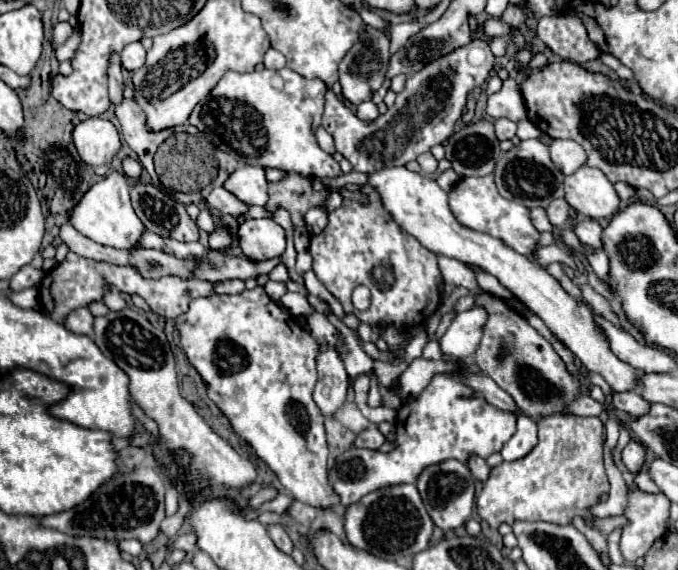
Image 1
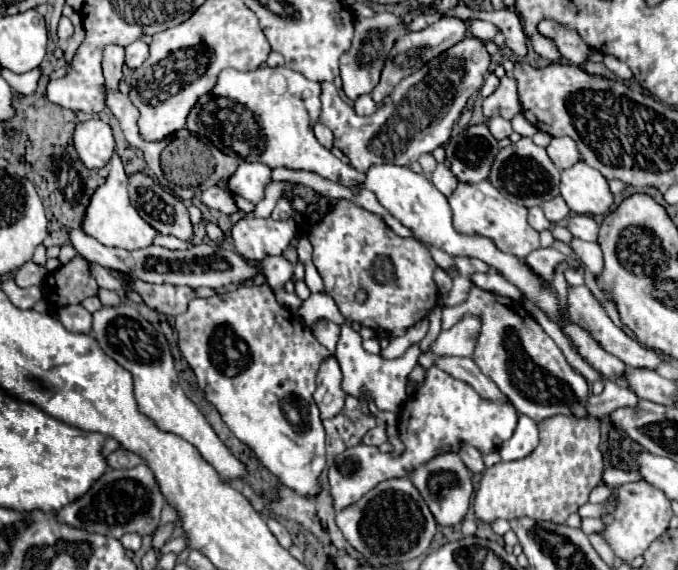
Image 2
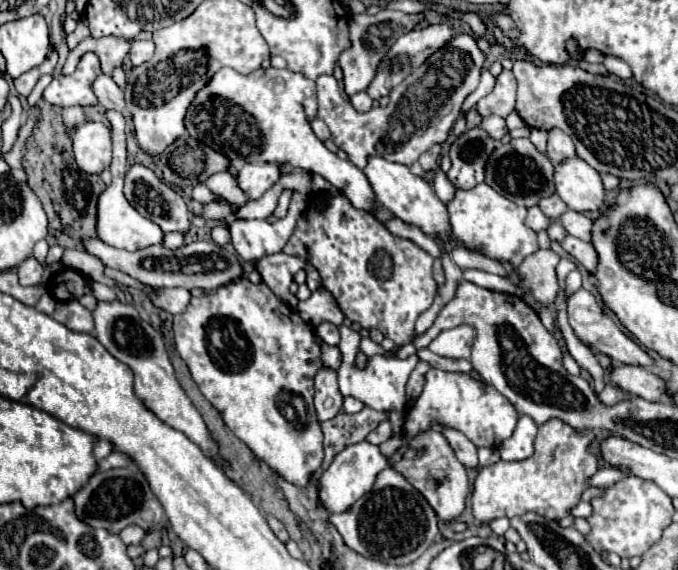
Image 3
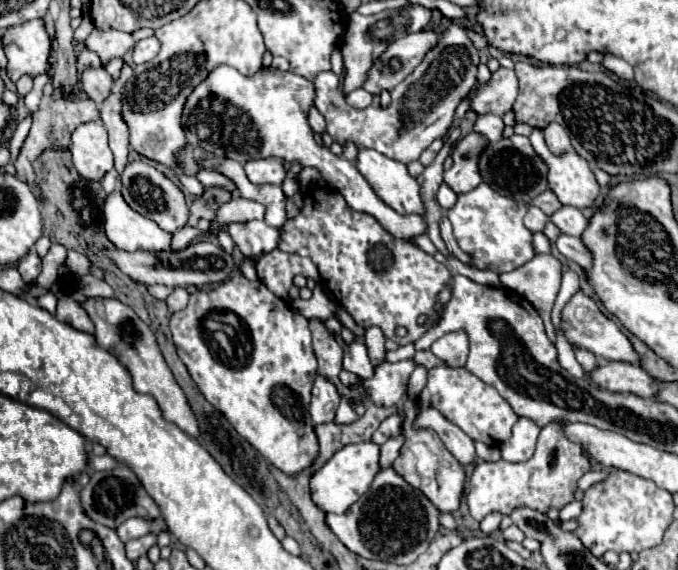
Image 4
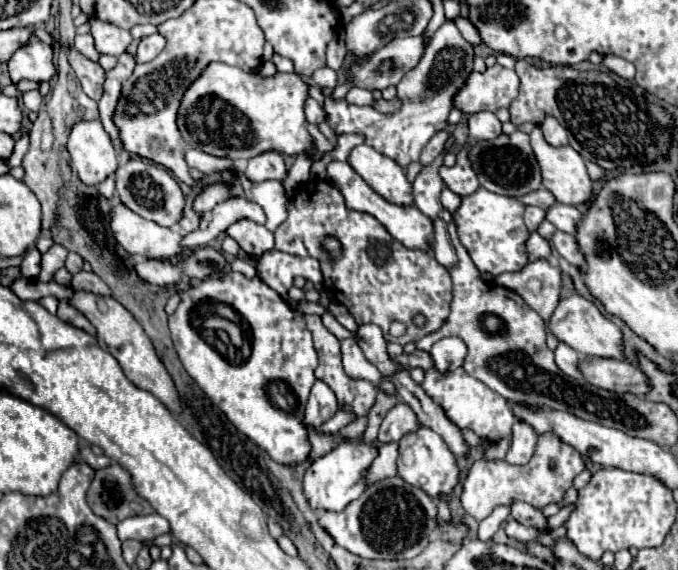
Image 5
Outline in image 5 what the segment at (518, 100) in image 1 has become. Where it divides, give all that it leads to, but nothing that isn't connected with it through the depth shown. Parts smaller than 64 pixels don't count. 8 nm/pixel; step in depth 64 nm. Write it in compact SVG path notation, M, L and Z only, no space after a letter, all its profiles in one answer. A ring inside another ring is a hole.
M494 64L484 74L472 72L464 88L454 96L454 106L462 112L496 112L508 108L518 96L518 76L500 64Z

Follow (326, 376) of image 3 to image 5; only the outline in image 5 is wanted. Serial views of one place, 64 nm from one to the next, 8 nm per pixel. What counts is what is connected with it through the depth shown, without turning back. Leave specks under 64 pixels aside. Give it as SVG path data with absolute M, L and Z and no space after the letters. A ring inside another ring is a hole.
M316 380L304 412L306 426L312 426L312 428L322 426L326 420L330 420L336 414L336 410L338 410L336 394L322 380Z

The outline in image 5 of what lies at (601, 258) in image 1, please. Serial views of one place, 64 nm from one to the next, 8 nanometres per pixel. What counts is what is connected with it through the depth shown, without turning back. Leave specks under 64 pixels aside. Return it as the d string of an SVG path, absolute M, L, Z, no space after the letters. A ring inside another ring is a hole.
M558 230L558 232L554 232L554 236L552 236L552 244L554 244L554 248L558 250L558 254L560 254L562 258L566 258L570 264L574 264L574 266L578 266L578 268L586 266L586 258L582 256L582 252L580 252L578 242L576 242L574 236L570 236L570 234Z

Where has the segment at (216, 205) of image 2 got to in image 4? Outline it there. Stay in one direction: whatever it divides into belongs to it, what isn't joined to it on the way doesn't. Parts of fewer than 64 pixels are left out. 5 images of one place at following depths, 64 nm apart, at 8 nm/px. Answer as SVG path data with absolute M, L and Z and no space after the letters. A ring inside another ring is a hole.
M180 174L178 176L180 178L180 182L182 182L182 186L192 194L192 196L196 196L196 198L200 198L202 194L204 194L204 186L196 180L196 178L190 178L190 176L184 176L184 174Z

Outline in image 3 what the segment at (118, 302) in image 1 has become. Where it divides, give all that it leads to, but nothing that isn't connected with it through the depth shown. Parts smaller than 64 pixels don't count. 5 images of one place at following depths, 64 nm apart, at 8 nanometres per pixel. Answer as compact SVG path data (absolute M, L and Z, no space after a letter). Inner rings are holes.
M92 282L92 294L102 300L102 302L112 302L116 300L116 292L104 284L98 284L98 282Z

